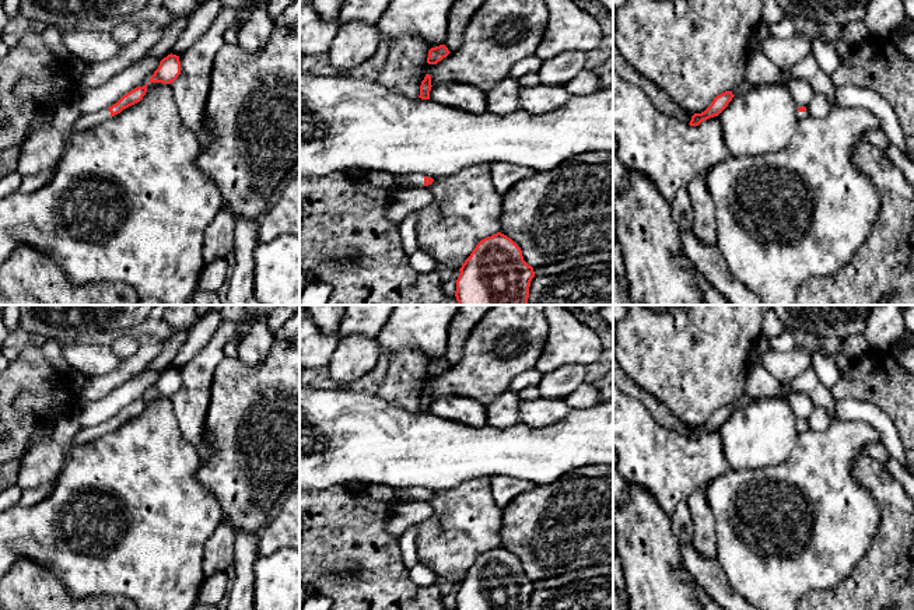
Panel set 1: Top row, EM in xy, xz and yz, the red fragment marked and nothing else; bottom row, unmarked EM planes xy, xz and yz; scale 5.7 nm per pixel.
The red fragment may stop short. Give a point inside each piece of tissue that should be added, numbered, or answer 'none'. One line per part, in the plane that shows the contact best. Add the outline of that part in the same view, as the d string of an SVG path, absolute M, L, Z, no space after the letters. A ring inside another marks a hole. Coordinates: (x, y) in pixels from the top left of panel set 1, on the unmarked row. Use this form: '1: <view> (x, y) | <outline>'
1: xz (412, 494) | M405 488L405 490L406 490L406 499L407 501L424 499L424 490L423 488Z

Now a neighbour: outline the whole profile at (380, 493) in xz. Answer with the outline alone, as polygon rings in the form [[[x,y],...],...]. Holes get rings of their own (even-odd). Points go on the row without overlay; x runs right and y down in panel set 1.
[[[371,484],[364,488],[364,492],[379,502],[384,502],[389,506],[395,505],[398,501],[395,498],[395,488],[386,487],[382,484]]]

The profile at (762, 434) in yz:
[[[763,397],[735,409],[718,432],[733,470],[784,463],[799,435],[798,420],[784,397]]]

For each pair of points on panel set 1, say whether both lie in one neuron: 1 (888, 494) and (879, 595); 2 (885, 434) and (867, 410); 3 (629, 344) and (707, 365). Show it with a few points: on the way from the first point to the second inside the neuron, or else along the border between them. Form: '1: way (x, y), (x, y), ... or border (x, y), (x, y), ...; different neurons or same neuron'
1: way (892, 519), (892, 570); same neuron
2: way (885, 428), (872, 416); same neuron
3: way (648, 346), (685, 346), (687, 349); same neuron

